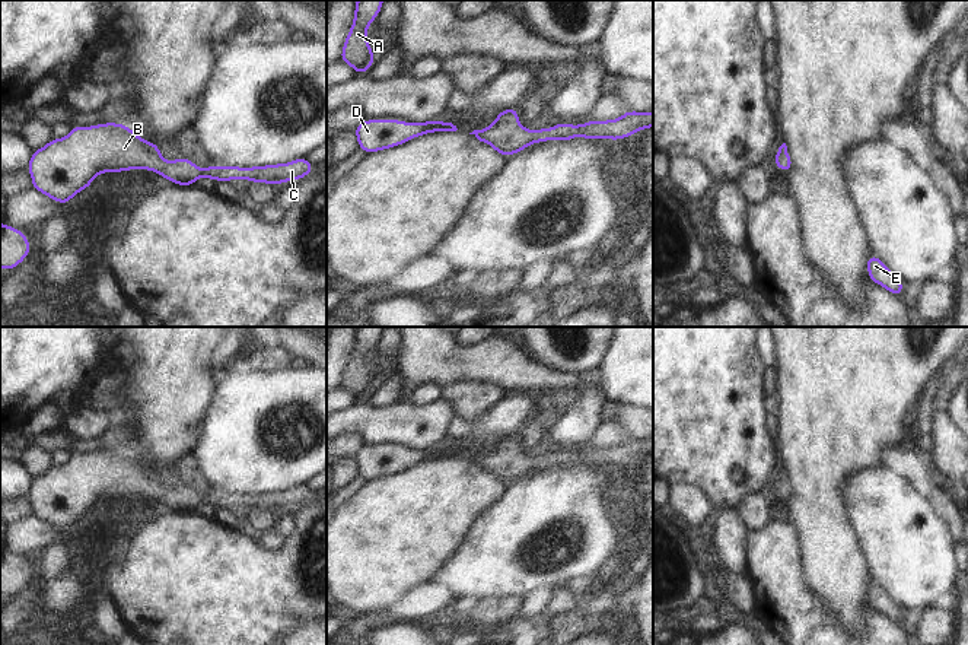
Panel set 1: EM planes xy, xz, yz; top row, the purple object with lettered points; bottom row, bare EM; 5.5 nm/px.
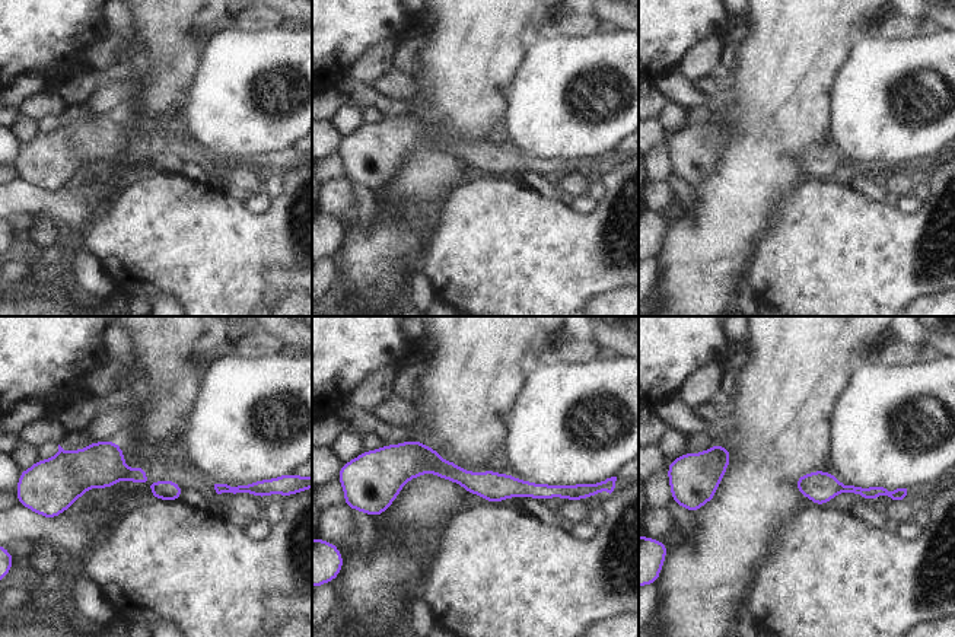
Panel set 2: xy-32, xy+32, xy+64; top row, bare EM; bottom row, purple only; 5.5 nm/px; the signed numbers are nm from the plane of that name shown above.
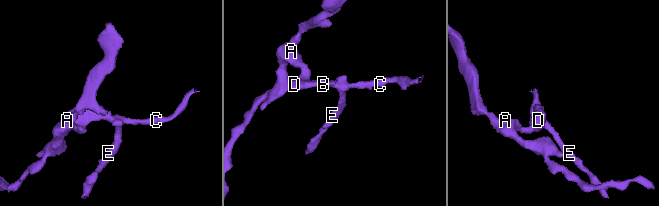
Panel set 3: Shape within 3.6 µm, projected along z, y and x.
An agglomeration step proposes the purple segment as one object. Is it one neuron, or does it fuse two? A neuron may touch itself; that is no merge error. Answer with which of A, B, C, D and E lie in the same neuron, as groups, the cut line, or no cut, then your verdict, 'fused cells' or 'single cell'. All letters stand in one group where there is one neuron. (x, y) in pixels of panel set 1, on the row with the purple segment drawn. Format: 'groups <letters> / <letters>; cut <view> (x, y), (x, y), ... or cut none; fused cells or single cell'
groups A B C D E; cut none; single cell

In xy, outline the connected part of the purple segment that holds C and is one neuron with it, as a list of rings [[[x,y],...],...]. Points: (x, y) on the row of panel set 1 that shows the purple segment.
[[[121,123],[70,128],[63,139],[51,139],[44,147],[32,150],[28,172],[32,190],[51,200],[67,204],[77,193],[92,185],[99,174],[147,169],[182,187],[204,177],[213,181],[248,179],[261,184],[284,184],[315,172],[308,158],[265,166],[219,166],[210,163],[204,171],[188,158],[163,161],[157,143],[141,139]]]

